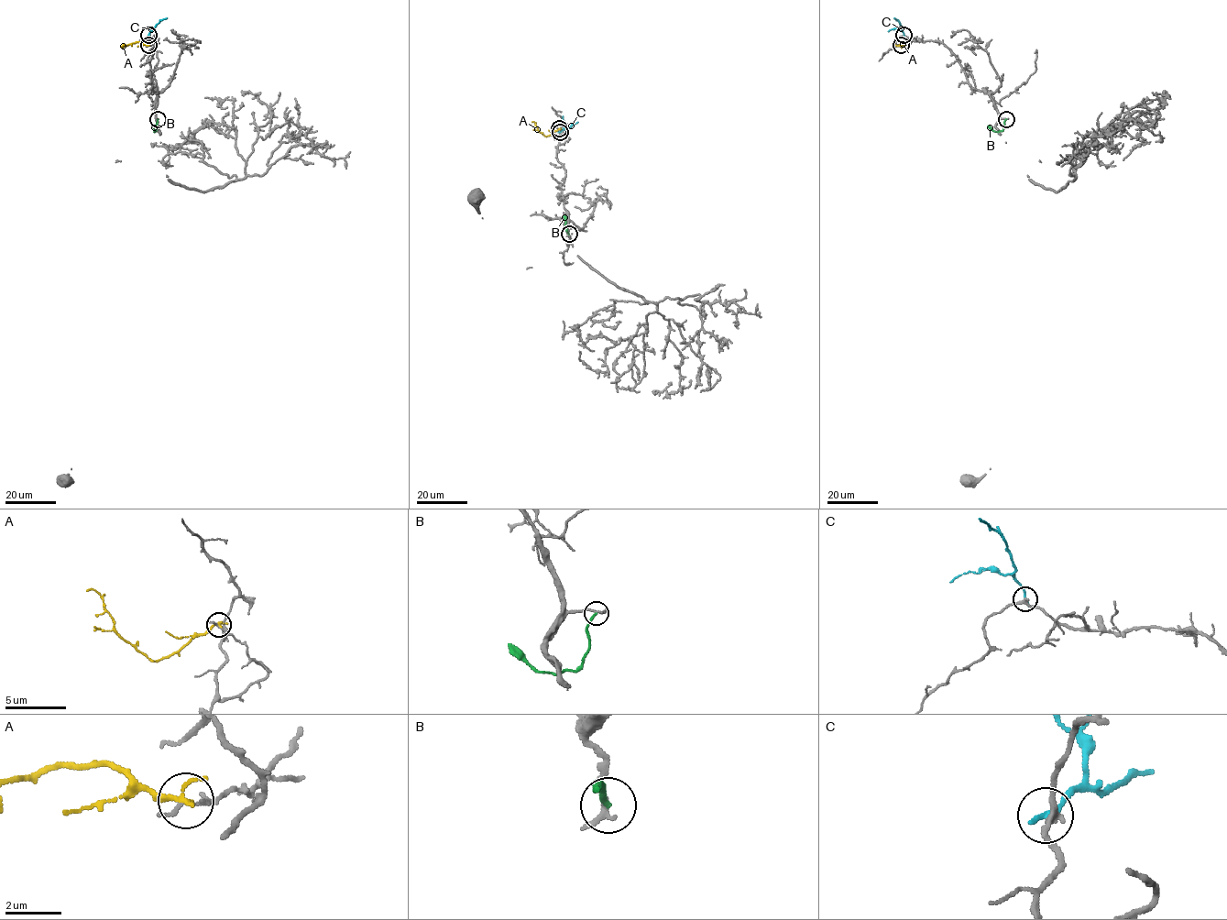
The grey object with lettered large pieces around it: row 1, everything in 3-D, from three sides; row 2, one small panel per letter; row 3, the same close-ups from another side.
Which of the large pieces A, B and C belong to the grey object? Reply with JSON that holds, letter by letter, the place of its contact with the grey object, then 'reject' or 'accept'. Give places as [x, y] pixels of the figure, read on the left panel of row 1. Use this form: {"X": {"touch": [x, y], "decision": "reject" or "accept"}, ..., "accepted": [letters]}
{"A": {"touch": [148, 45], "decision": "reject"}, "B": {"touch": [158, 119], "decision": "reject"}, "C": {"touch": [148, 35], "decision": "reject"}, "accepted": []}

